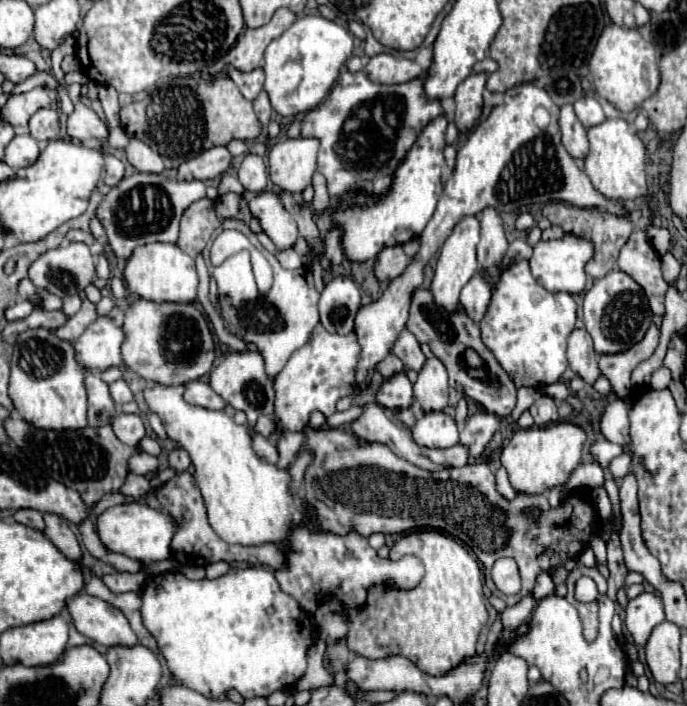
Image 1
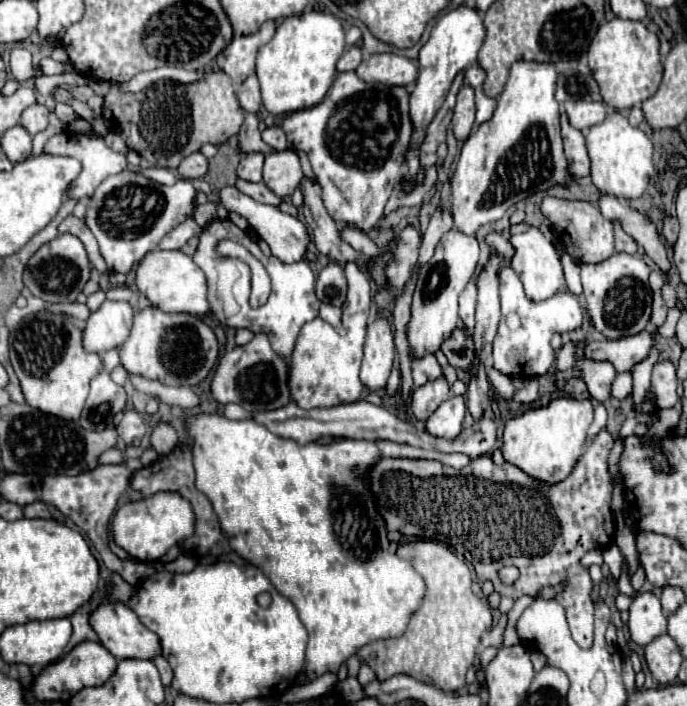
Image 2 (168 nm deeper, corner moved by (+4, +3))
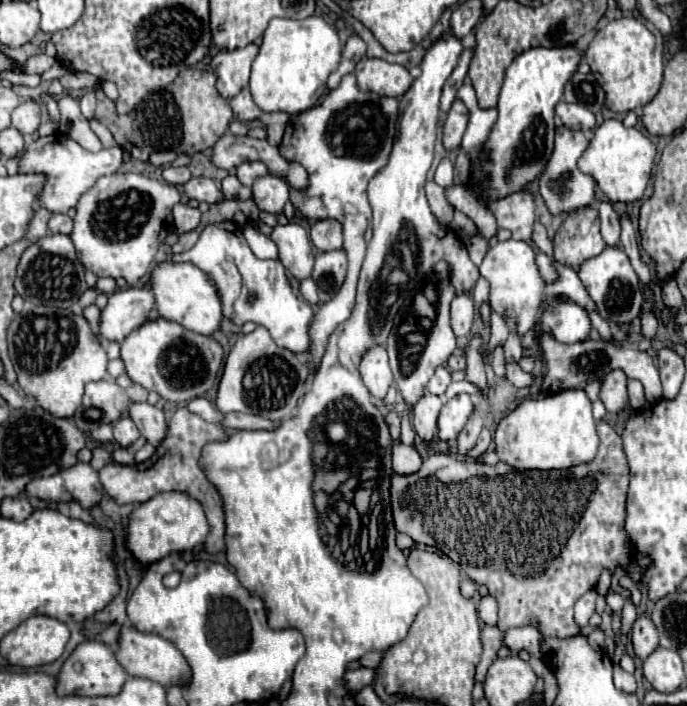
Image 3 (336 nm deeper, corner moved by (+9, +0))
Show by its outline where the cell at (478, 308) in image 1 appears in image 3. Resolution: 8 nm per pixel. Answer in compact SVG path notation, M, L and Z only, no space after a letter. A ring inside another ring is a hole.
M460 293L452 301L452 329L456 337L470 335L472 329L472 319L474 319L474 301L470 295Z

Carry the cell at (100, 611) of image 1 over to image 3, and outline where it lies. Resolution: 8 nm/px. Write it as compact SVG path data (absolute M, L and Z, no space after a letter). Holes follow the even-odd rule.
M134 627L122 629L122 637L118 637L118 647L114 651L116 661L126 669L128 675L132 677L144 677L152 679L160 685L172 685L172 683L186 683L190 679L190 669L182 653L164 637L158 637L154 633L142 633Z

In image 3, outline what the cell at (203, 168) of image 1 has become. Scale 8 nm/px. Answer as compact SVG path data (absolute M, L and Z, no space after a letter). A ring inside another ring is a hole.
M166 167L166 169L162 171L162 177L164 177L164 181L170 183L170 185L184 185L186 181L190 181L192 173L190 173L188 167Z

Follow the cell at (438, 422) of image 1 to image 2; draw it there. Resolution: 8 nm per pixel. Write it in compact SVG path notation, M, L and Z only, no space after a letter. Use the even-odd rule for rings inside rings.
M451 396L425 422L427 432L439 438L455 438L461 432L461 420L465 418L465 412L467 412L465 398Z

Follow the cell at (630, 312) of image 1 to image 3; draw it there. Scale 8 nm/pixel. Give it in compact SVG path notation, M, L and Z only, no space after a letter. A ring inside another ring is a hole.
M606 247L598 257L584 261L578 269L578 277L596 303L596 311L602 319L606 319L610 325L628 325L636 321L644 303L644 295L634 269L620 247Z

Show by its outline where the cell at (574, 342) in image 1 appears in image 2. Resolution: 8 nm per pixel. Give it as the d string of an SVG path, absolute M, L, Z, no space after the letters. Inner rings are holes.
M577 348L575 360L577 368L583 372L583 380L589 388L591 398L597 402L607 402L611 398L611 384L617 374L611 362L587 362L587 358L583 358L583 348Z

